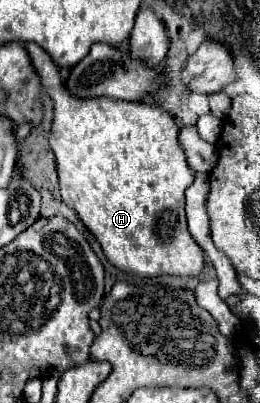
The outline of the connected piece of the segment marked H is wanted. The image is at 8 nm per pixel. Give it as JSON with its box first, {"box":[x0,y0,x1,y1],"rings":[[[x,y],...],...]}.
{"box":[26,42,204,276],"rings":[[[30,42],[26,44],[26,50],[32,58],[32,64],[42,80],[42,86],[54,100],[54,120],[52,120],[52,130],[50,130],[50,148],[56,156],[56,164],[58,164],[58,180],[60,180],[60,192],[62,192],[62,200],[76,210],[76,214],[80,216],[80,220],[84,222],[86,228],[90,228],[90,232],[98,238],[106,258],[120,270],[130,272],[130,274],[138,274],[138,276],[160,276],[160,274],[172,274],[172,276],[196,276],[202,268],[204,268],[204,252],[202,248],[196,244],[196,240],[190,236],[188,228],[186,228],[186,212],[184,212],[184,190],[194,182],[192,170],[186,162],[184,150],[178,146],[178,124],[174,120],[174,116],[170,112],[166,112],[160,106],[150,106],[146,102],[118,102],[112,98],[76,98],[72,96],[62,80],[60,80],[60,68],[54,64],[54,60],[50,58],[50,54],[40,48],[38,44]]]}

